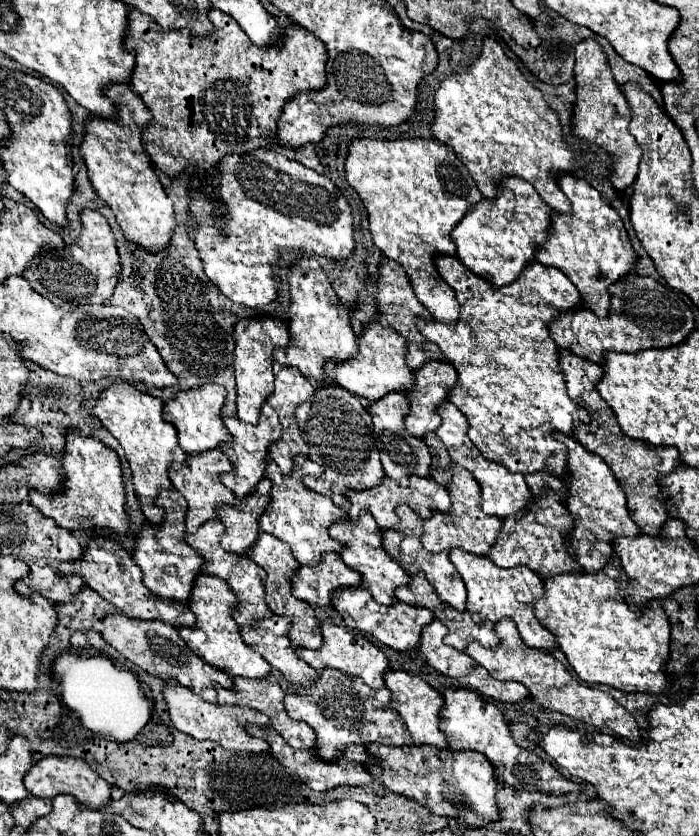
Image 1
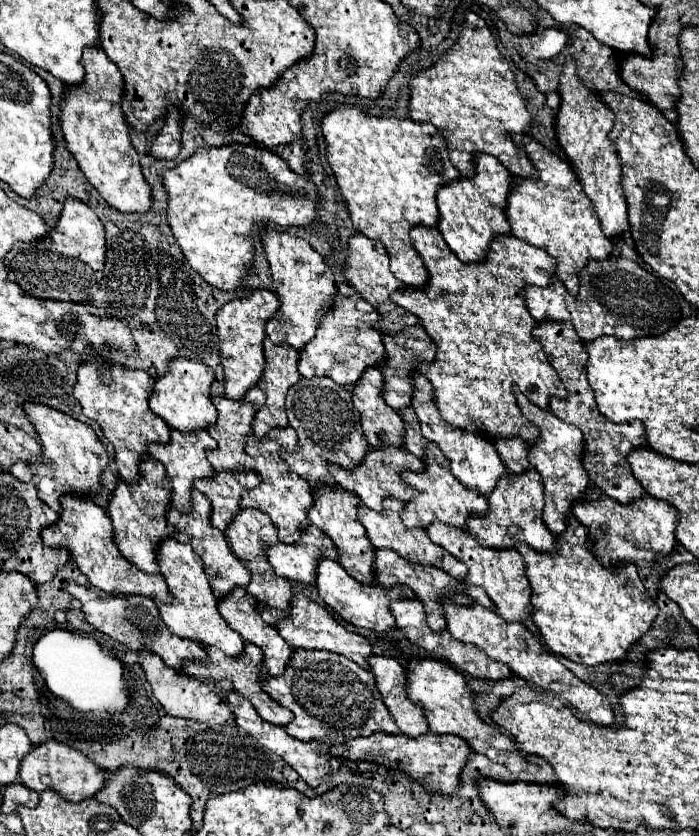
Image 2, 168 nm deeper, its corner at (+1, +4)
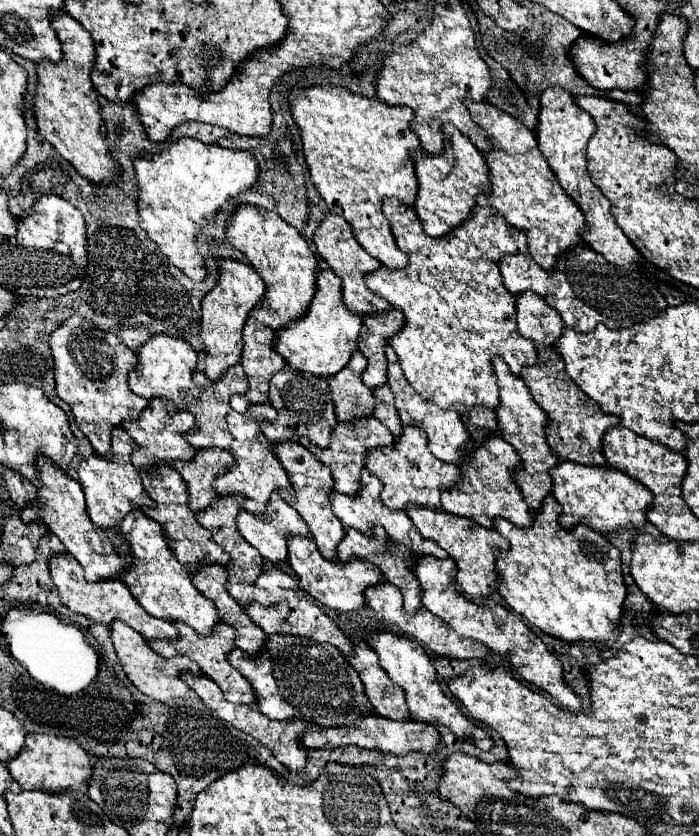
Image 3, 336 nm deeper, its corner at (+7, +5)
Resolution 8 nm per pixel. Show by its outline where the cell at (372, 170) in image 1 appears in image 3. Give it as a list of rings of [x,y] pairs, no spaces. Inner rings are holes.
[[[308,85],[308,87],[294,87],[288,91],[288,109],[294,117],[294,123],[302,135],[302,151],[306,165],[310,169],[312,183],[320,197],[326,201],[330,213],[342,215],[356,237],[356,241],[382,265],[390,269],[402,269],[408,261],[408,255],[398,251],[390,225],[382,213],[382,199],[396,197],[406,205],[412,205],[418,193],[418,181],[414,175],[414,165],[410,159],[412,149],[422,149],[418,137],[410,129],[410,121],[414,119],[414,111],[402,105],[386,105],[376,97],[364,97],[352,93],[338,85]]]

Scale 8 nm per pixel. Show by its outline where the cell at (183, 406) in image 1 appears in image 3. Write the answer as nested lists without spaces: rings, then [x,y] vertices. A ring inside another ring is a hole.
[[[156,333],[138,349],[138,365],[130,369],[128,373],[128,385],[130,389],[146,399],[168,399],[176,403],[180,409],[186,409],[188,405],[198,403],[200,389],[192,381],[192,373],[196,367],[196,351],[188,341],[182,341],[180,337],[170,337],[166,333]]]

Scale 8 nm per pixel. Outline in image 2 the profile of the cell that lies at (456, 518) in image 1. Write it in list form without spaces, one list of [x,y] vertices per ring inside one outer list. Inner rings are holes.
[[[428,442],[426,446],[426,470],[420,474],[404,472],[402,478],[406,484],[410,484],[416,490],[416,496],[410,502],[406,502],[402,514],[402,522],[408,528],[428,528],[434,522],[442,522],[446,526],[456,526],[466,530],[470,516],[484,516],[488,512],[486,496],[466,490],[458,478],[452,478],[452,472],[448,470],[448,460],[434,442]]]

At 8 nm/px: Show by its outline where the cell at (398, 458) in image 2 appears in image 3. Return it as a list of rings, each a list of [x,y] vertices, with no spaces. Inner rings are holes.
[[[366,417],[362,421],[354,421],[354,425],[346,425],[346,423],[338,421],[338,425],[330,437],[328,447],[318,447],[318,445],[306,441],[306,437],[300,437],[300,443],[304,447],[308,447],[308,451],[314,453],[320,463],[326,463],[330,467],[330,473],[334,479],[334,489],[338,489],[340,493],[346,493],[346,495],[356,495],[360,489],[360,471],[362,471],[364,461],[366,461],[366,449],[392,445],[394,435],[376,417]]]

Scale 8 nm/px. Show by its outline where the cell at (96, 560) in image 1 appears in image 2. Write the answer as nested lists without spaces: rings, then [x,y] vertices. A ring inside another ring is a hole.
[[[66,496],[62,500],[62,514],[60,520],[54,526],[48,526],[42,530],[42,540],[48,548],[66,548],[72,556],[72,560],[78,564],[80,572],[90,580],[94,588],[100,588],[112,596],[146,596],[160,604],[172,602],[172,592],[168,590],[168,584],[164,576],[160,574],[146,574],[138,568],[134,568],[118,550],[114,540],[114,530],[108,514],[96,506],[88,498],[72,498]]]

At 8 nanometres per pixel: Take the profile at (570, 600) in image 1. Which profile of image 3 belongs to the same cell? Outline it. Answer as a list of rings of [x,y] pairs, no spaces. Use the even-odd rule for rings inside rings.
[[[546,495],[546,501],[542,501],[542,509],[540,511],[532,511],[532,525],[530,527],[518,527],[502,517],[496,517],[494,519],[494,529],[508,539],[510,547],[506,551],[496,551],[496,573],[498,573],[498,593],[504,597],[504,601],[510,605],[510,609],[518,615],[522,615],[526,621],[530,621],[532,625],[540,627],[544,633],[548,635],[554,635],[562,641],[580,641],[580,639],[592,639],[592,641],[598,641],[598,643],[614,643],[618,637],[620,637],[620,617],[622,617],[622,603],[626,599],[626,585],[624,585],[624,579],[622,579],[622,571],[620,571],[620,551],[606,539],[602,537],[602,533],[594,533],[594,529],[586,529],[586,525],[576,525],[574,529],[562,529],[560,523],[558,523],[558,517],[560,517],[560,505],[558,501],[554,501],[552,495]]]

